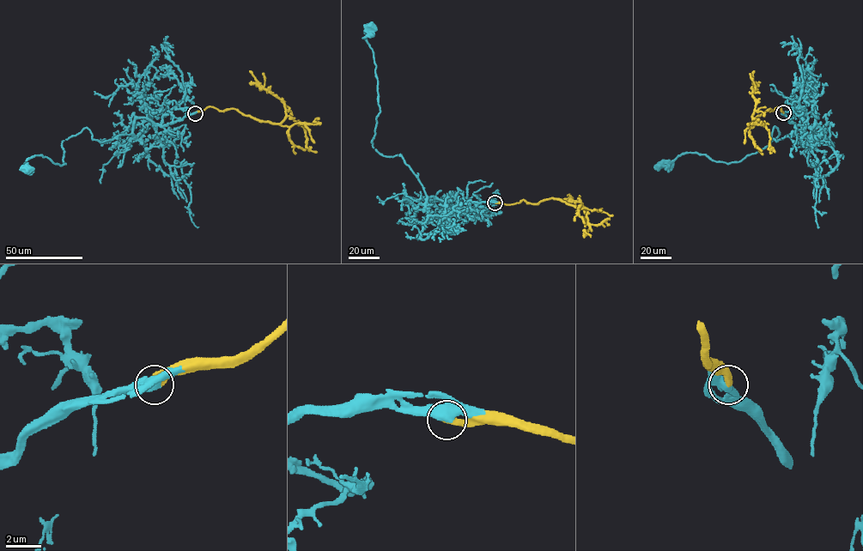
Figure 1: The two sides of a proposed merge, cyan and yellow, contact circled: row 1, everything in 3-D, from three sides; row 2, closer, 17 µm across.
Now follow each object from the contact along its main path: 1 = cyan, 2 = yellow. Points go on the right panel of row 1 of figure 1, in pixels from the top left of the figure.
1: (783, 113), (802, 117), (799, 133), (775, 141), (774, 126), (740, 160), (684, 153), (659, 166)
2: (783, 113), (779, 106), (768, 109), (756, 117), (752, 124), (756, 102), (752, 93), (754, 70)

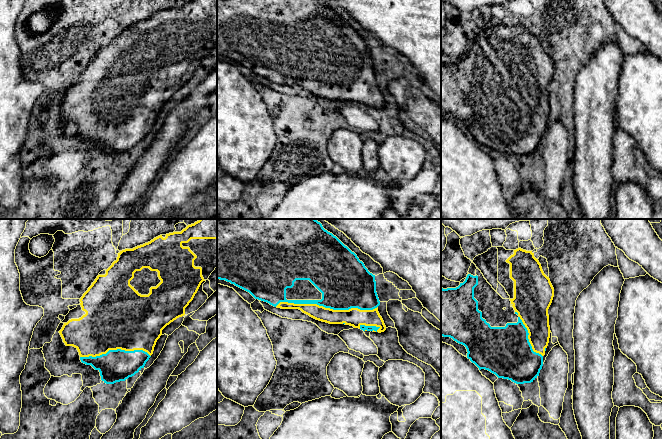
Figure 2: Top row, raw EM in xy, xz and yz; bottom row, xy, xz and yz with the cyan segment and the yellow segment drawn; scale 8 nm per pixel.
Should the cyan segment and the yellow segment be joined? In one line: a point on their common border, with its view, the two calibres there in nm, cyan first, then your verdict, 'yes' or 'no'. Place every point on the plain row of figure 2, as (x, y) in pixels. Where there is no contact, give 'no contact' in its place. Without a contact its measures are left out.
contact xz (326, 83); calibres 420 and 150 nm; yes

